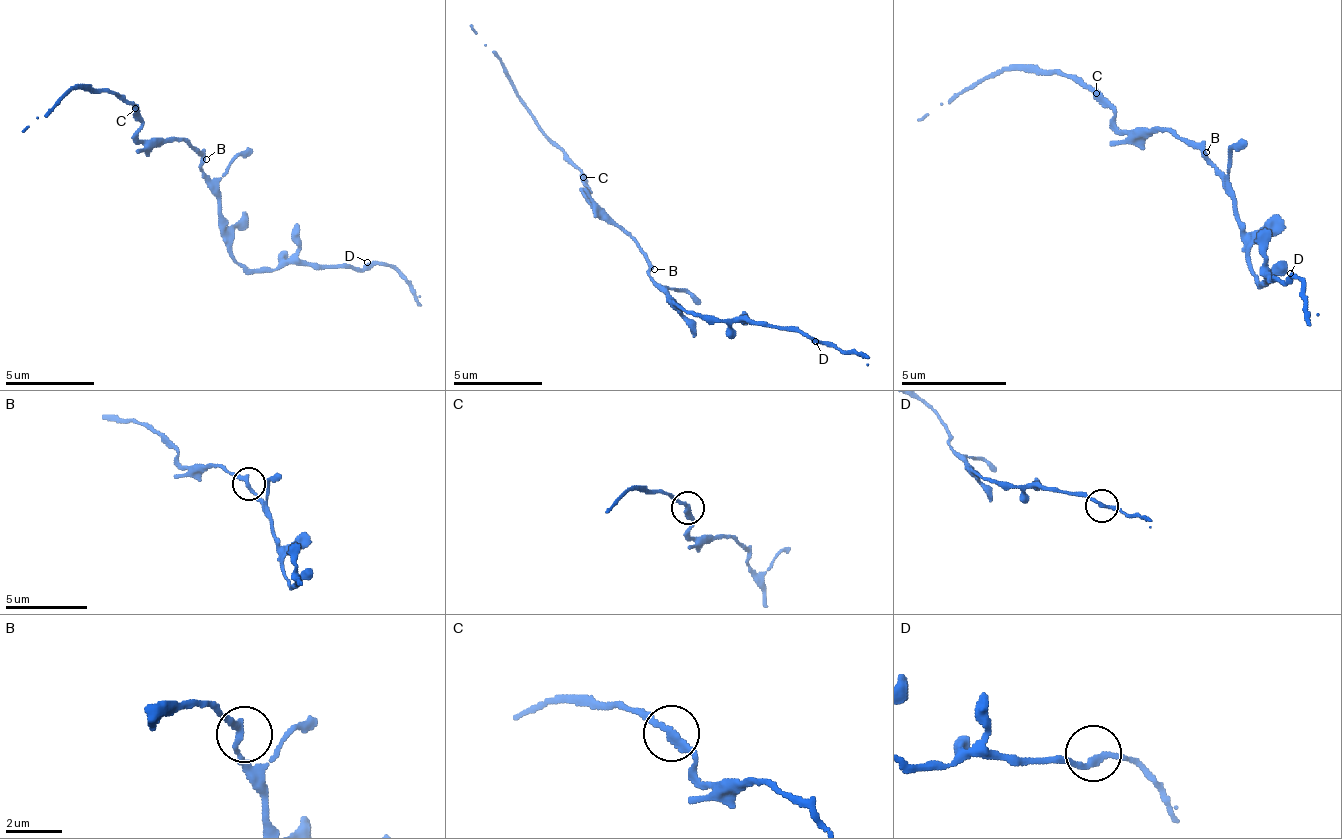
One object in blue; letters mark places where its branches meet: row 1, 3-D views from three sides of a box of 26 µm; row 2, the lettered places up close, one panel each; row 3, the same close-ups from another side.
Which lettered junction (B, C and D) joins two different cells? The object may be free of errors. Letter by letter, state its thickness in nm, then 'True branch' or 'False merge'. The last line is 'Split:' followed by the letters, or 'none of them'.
B: Thickness 220 nm. True branch
C: Thickness 220 nm. True branch
D: Thickness 220 nm. True branch
Split: none of them

